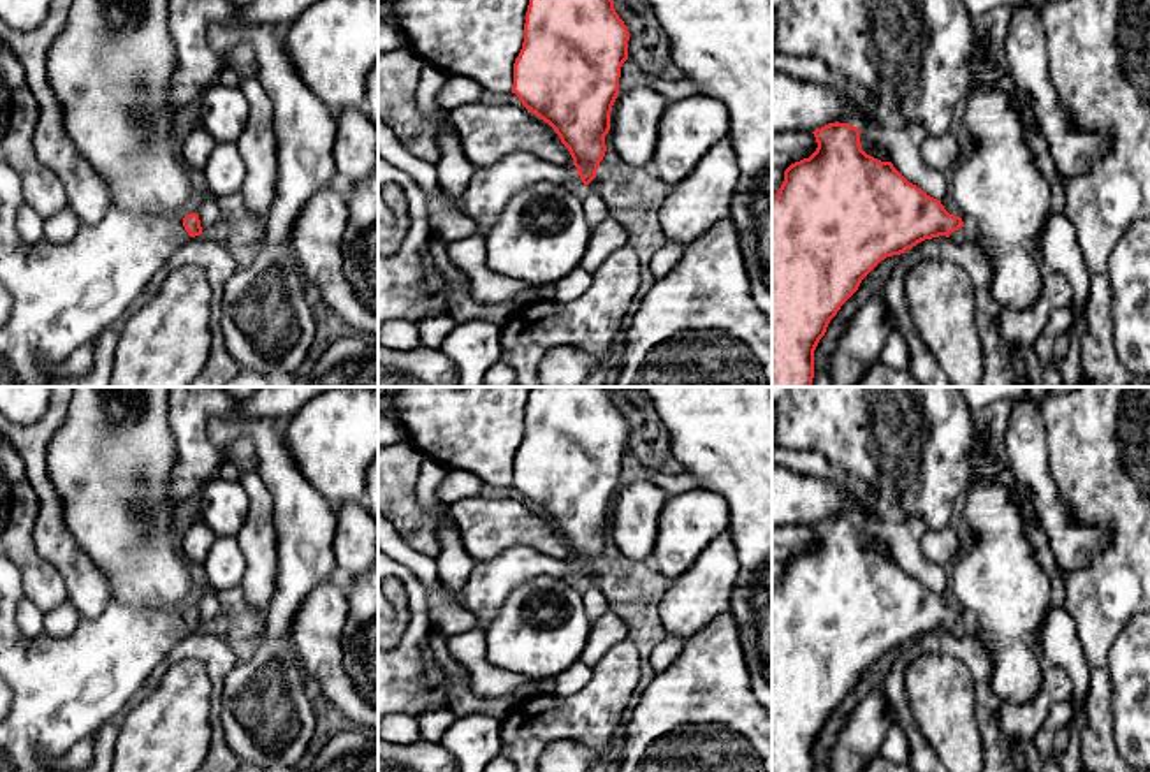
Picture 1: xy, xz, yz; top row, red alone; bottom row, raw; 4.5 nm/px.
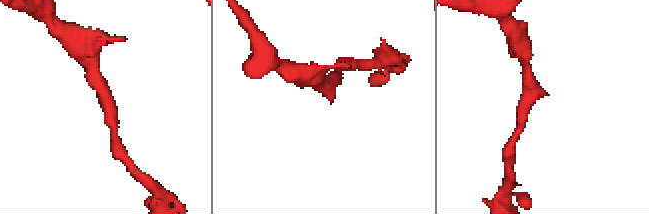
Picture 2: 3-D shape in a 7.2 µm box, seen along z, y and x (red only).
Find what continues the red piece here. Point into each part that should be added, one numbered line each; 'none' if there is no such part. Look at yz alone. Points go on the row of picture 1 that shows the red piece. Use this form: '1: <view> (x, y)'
1: yz (959, 236)

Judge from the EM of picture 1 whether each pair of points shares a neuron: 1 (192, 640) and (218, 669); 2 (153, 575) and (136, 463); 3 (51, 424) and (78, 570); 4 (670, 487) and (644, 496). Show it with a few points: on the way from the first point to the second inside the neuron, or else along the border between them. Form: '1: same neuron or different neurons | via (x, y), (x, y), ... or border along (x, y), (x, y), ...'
1: same neuron | via (199, 648), (213, 662)
2: same neuron | via (134, 547), (125, 526), (125, 491)
3: same neuron | via (37, 461), (39, 479), (50, 500), (50, 533)
4: different neurons | border along (655, 482), (669, 495)

